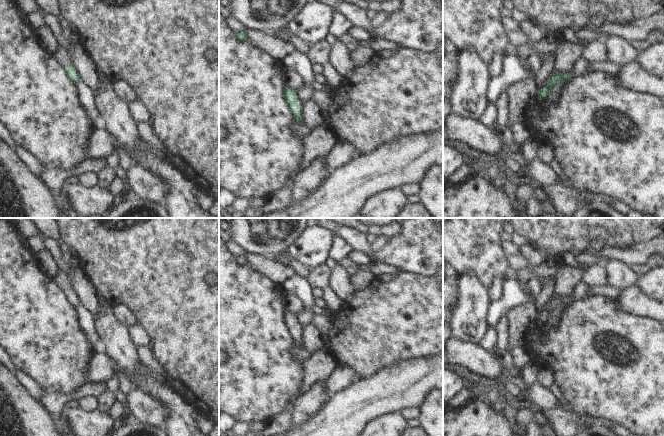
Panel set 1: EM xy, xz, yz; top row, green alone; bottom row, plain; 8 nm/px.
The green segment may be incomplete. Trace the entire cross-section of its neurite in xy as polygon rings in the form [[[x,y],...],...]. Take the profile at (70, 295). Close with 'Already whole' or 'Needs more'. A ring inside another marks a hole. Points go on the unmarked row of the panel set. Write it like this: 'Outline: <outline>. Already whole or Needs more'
Outline: [[[58,270],[56,276],[53,278],[53,281],[54,284],[64,293],[66,300],[73,308],[76,309],[81,305],[79,298],[73,290],[66,273]]]. Needs more.

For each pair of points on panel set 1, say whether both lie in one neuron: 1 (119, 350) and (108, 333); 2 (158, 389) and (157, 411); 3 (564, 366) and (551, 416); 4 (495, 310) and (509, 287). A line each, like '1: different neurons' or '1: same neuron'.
1: same neuron
2: different neurons
3: different neurons
4: same neuron

